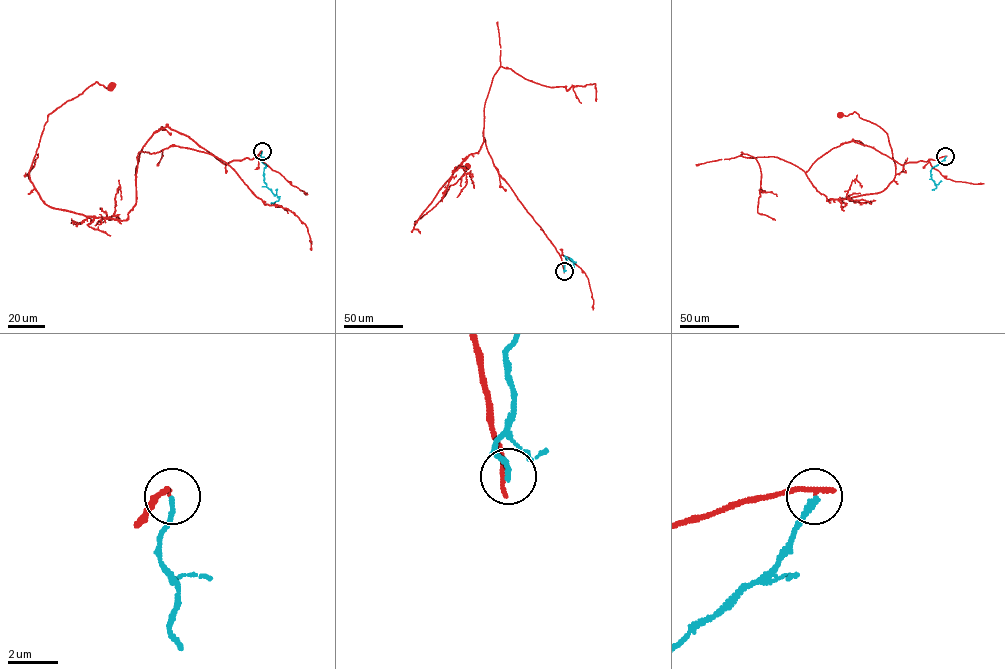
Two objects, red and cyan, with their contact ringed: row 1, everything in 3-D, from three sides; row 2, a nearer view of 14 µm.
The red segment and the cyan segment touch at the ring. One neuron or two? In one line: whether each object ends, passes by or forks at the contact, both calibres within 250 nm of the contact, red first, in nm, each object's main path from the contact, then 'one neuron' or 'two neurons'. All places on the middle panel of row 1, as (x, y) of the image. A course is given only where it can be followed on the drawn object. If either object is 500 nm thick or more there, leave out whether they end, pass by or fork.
red ends there; cyan ends there; 240 nm thick on the red side, 200 nm on the other; red runs (564, 271), (556, 248), (494, 165), (483, 131), (478, 153), (456, 168), (414, 221), (445, 194), (467, 165); cyan runs (564, 271), (565, 256), (575, 262), (570, 258); two neurons

